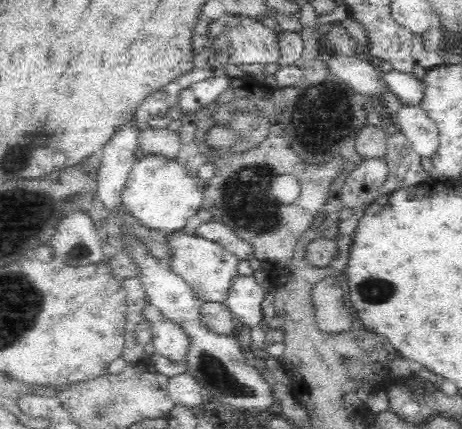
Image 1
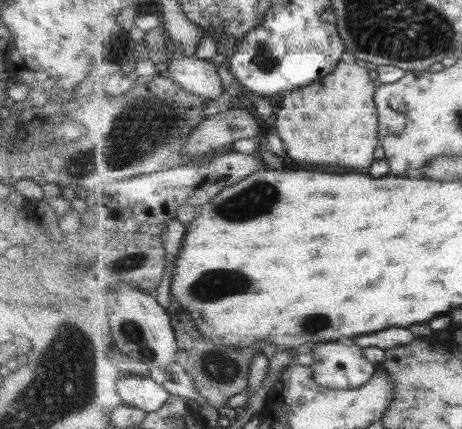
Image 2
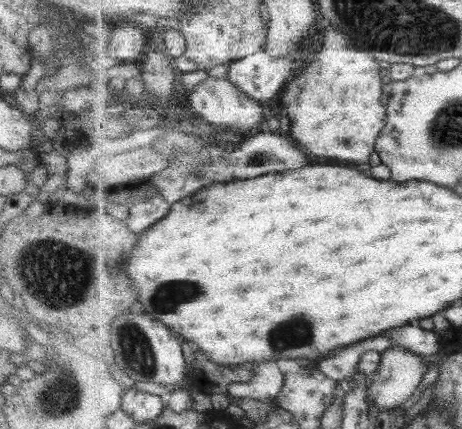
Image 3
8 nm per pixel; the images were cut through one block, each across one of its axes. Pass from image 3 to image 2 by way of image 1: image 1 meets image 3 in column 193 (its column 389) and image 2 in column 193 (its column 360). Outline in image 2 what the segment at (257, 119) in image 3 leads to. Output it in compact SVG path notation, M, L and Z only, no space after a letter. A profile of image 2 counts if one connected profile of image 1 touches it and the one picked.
M196 57L172 58L168 67L169 76L185 90L208 100L223 96L223 80L217 74L216 61Z

